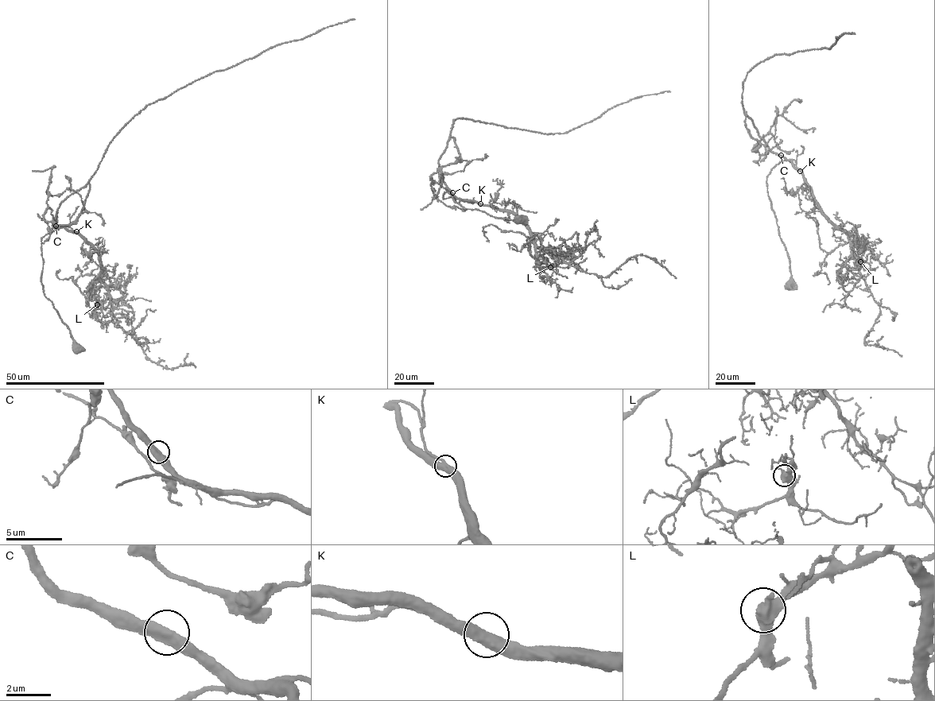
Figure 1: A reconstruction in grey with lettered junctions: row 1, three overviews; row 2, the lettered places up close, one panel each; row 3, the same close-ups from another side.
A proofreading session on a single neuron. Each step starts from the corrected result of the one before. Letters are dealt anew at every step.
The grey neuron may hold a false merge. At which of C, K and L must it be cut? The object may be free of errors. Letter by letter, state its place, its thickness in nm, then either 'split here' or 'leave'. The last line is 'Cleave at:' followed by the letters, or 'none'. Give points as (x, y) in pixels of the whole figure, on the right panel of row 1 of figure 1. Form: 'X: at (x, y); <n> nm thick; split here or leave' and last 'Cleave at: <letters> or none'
C: at (781, 155); 550 nm thick; leave
K: at (800, 171); 550 nm thick; leave
L: at (860, 261); 550 nm thick; leave
Cleave at: none

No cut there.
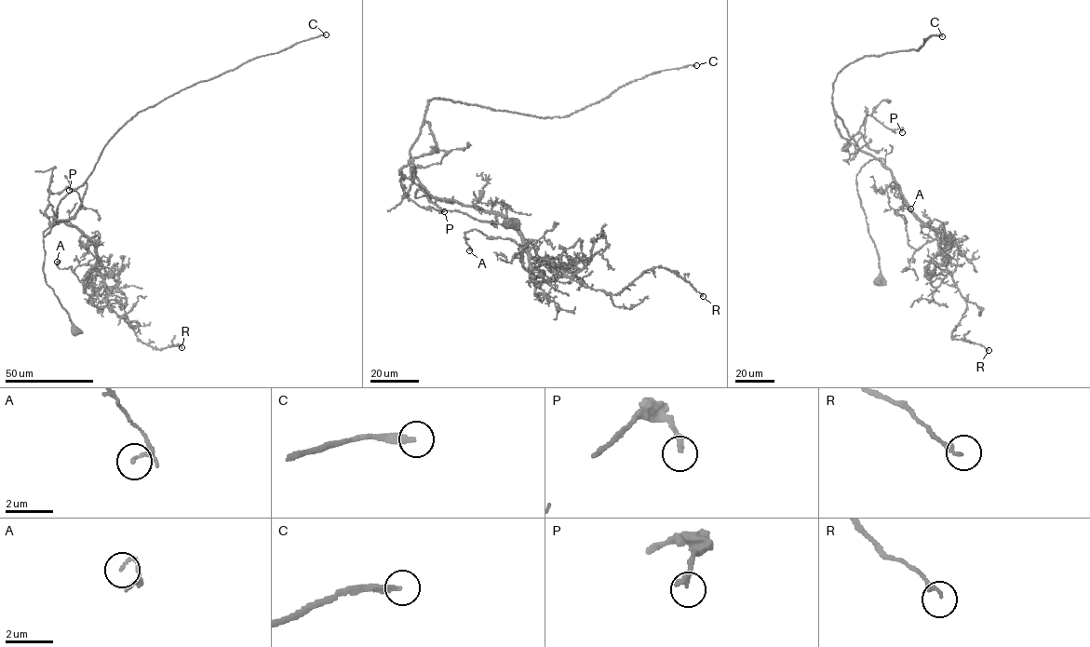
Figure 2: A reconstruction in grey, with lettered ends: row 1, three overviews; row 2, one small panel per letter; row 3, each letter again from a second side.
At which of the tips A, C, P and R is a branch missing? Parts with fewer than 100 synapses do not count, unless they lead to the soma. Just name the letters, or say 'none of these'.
C

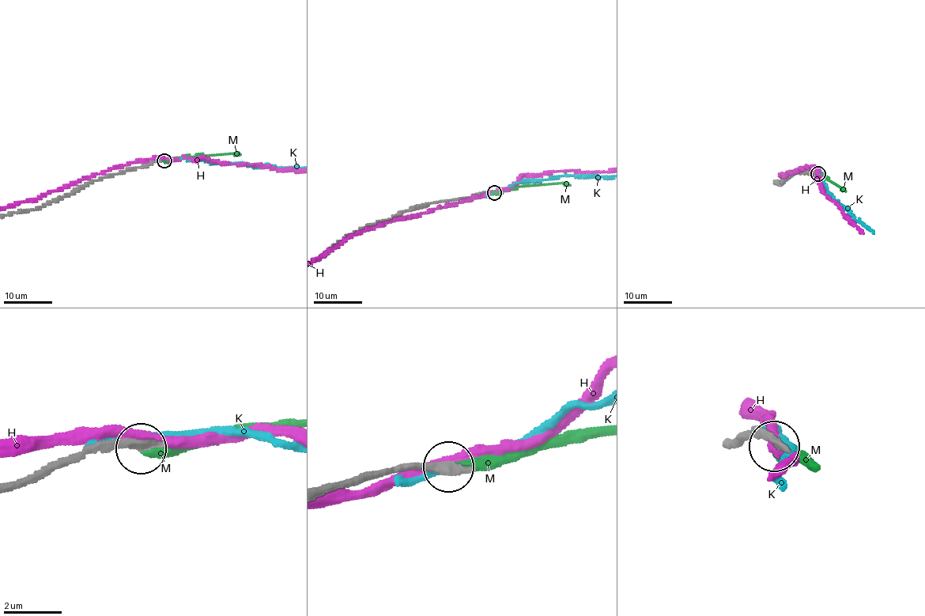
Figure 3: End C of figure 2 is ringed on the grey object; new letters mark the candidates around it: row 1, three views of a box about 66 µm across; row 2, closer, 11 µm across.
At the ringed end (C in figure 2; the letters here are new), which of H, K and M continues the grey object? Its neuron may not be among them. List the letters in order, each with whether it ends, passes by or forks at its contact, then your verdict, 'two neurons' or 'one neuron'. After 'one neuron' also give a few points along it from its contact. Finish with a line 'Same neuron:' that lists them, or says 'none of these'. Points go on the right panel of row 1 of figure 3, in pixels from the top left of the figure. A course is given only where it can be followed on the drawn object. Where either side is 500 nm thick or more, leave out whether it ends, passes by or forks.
H: it passes by; two neurons
K: it passes by; two neurons
M: it ends; one neuron; course (818, 173), (845, 191)
Same neuron: M

